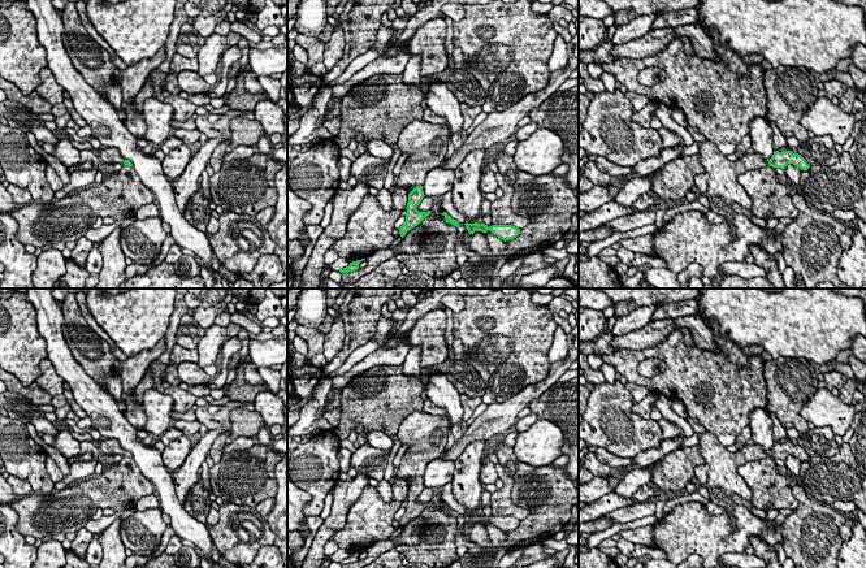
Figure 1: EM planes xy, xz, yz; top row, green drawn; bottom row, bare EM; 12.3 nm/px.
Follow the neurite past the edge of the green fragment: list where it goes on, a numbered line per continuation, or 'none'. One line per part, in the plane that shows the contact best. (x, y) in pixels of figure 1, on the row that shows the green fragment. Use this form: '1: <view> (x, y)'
1: xz (425, 143)

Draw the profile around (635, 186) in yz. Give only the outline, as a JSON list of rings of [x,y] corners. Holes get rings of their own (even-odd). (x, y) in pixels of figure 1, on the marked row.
[[[649,174],[646,177],[631,177],[625,186],[620,188],[615,198],[615,201],[624,208],[631,208],[640,195],[648,192],[653,187],[653,178],[657,174]]]

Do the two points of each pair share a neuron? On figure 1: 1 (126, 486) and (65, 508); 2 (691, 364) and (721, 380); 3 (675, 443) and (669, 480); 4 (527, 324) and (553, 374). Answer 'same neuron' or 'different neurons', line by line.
1: same neuron
2: same neuron
3: different neurons
4: different neurons

